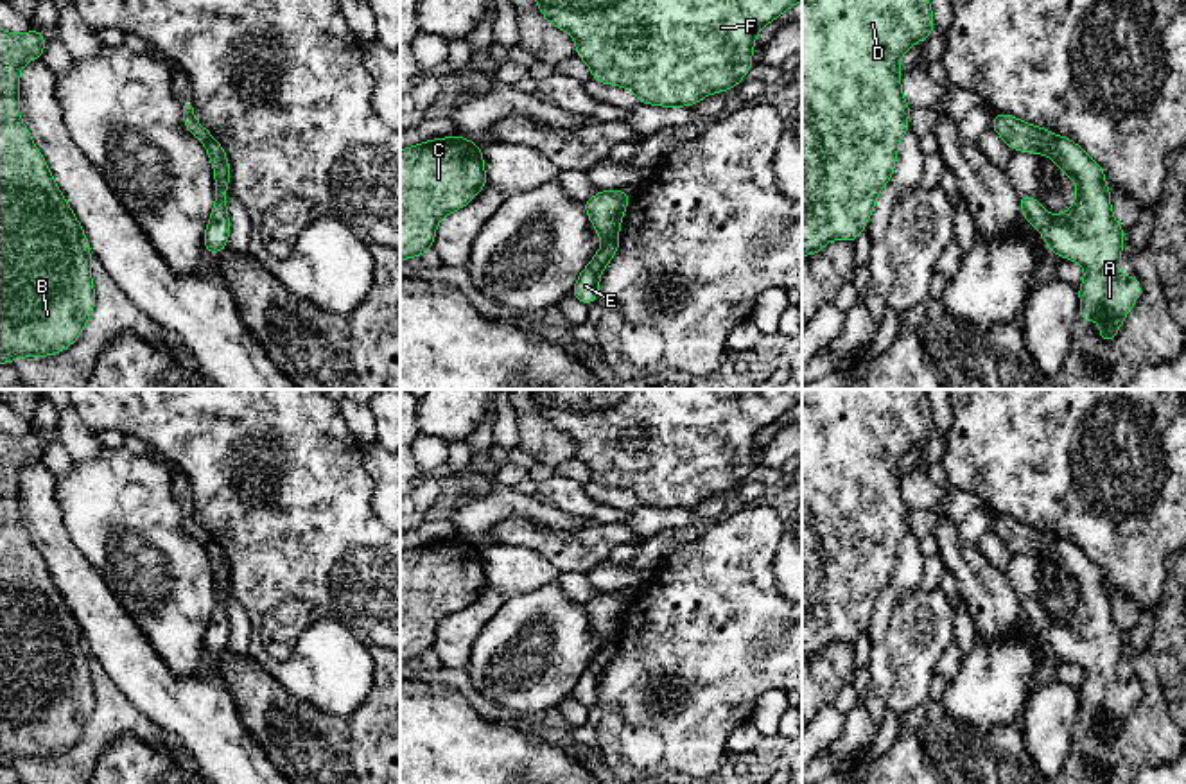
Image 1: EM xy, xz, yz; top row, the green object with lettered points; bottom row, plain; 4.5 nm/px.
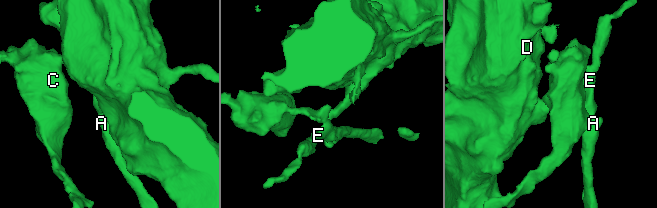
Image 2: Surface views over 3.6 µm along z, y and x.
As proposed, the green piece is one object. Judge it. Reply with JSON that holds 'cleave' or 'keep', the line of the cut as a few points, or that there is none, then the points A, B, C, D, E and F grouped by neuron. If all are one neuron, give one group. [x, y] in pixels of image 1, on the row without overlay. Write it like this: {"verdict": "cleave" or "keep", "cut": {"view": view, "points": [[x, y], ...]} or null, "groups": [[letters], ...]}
{"verdict": "cleave", "cut": {"view": "yz", "points": [[1057, 539], [1041, 555]]}, "groups": [["A", "D", "E", "F"], ["B", "C"]]}

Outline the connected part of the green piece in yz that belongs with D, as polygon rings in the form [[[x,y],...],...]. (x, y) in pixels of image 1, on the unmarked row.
[[[802,389],[802,657],[816,657],[829,642],[856,644],[867,628],[876,601],[890,583],[897,562],[897,545],[910,533],[911,508],[901,495],[899,461],[920,441],[928,441],[935,429],[926,389]]]

